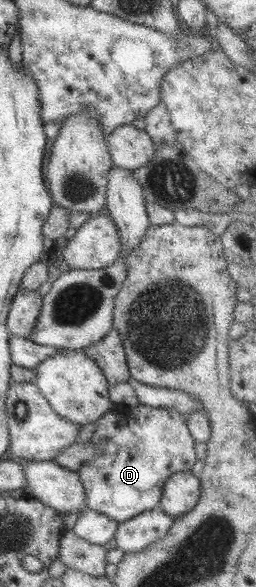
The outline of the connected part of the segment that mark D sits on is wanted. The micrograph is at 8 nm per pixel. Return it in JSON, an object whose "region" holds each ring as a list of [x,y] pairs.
{"region":[[[143,404],[129,408],[129,413],[125,415],[119,415],[113,406],[96,419],[93,436],[87,442],[97,447],[99,454],[95,454],[76,471],[85,490],[85,509],[101,513],[121,523],[157,506],[165,480],[173,473],[191,471],[193,463],[197,460],[194,451],[195,441],[187,429],[185,420],[186,416],[177,409],[155,408]]]}

